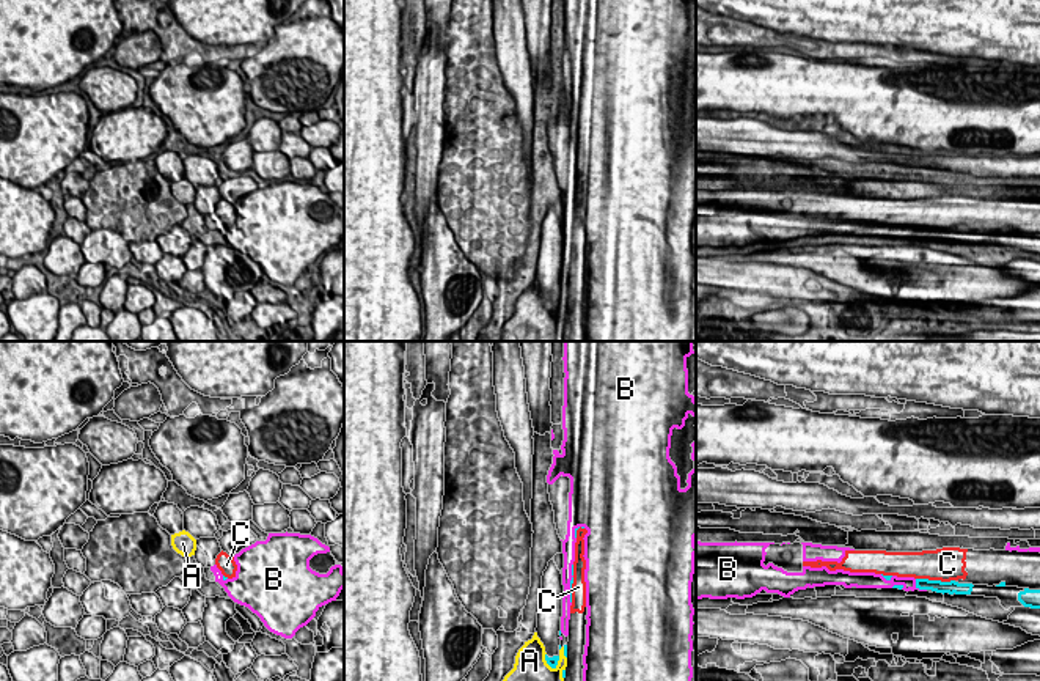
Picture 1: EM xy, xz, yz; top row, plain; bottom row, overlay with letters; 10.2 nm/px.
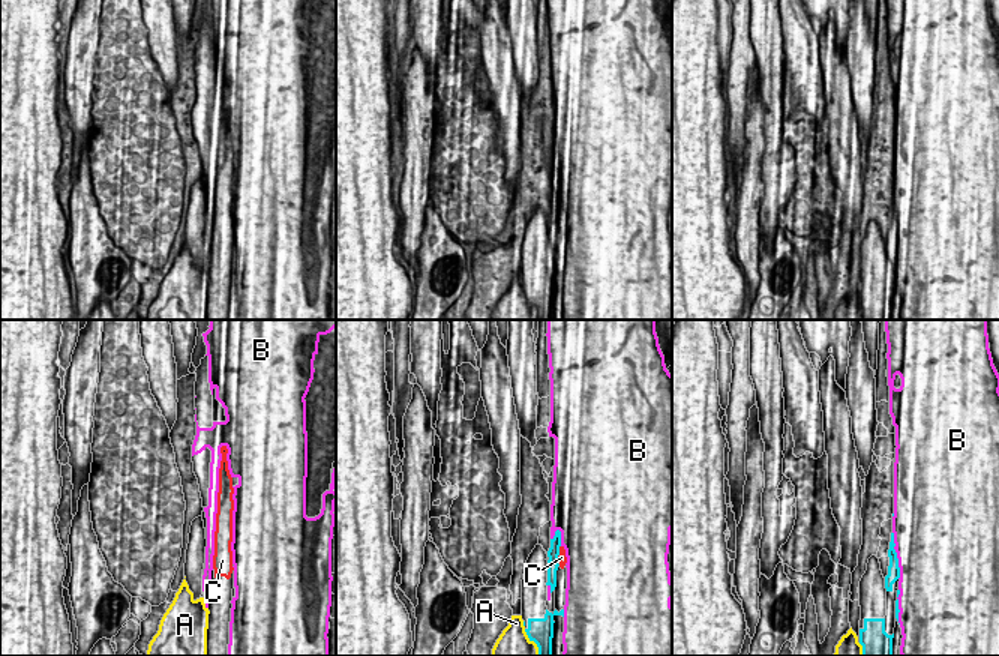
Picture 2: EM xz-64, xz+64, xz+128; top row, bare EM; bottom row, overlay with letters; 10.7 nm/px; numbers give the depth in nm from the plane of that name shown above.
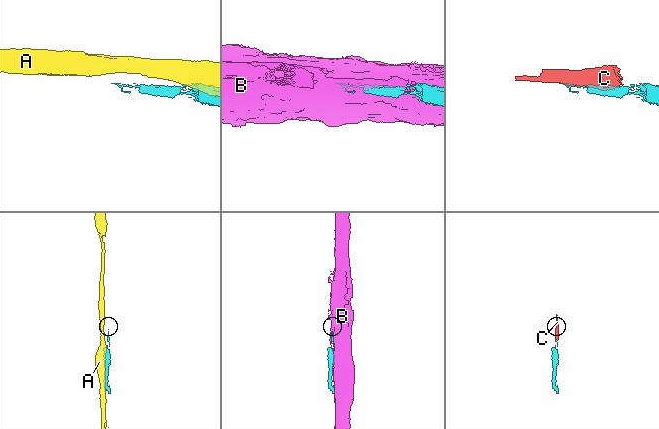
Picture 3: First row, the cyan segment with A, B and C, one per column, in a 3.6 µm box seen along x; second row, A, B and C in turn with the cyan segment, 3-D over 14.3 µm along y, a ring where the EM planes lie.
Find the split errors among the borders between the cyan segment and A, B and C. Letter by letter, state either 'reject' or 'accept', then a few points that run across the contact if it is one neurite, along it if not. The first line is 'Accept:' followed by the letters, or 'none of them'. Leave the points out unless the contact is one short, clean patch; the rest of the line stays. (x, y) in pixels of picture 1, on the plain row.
Accept: none of them
A: reject
B: reject
C: reject

